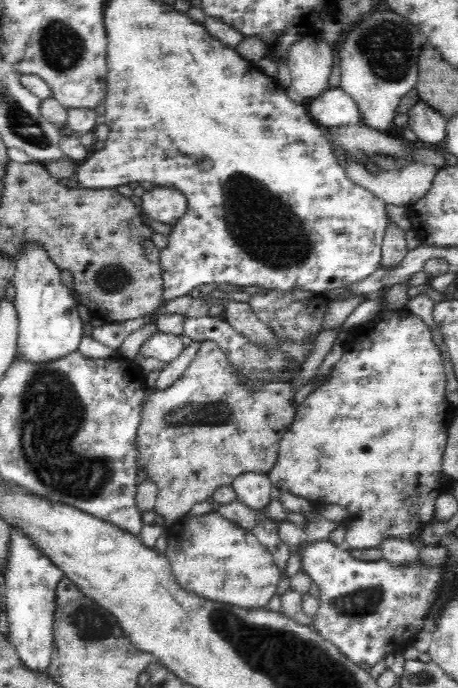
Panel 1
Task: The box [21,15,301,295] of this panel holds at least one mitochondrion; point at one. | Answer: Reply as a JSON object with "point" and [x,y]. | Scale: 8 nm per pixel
{"point":[61,48]}

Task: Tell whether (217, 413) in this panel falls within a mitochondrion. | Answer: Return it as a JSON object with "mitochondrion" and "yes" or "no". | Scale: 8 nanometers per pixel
{"mitochondrion":"yes"}

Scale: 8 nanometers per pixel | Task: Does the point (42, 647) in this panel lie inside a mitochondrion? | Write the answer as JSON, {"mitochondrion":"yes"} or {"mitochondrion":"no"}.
{"mitochondrion":"no"}

